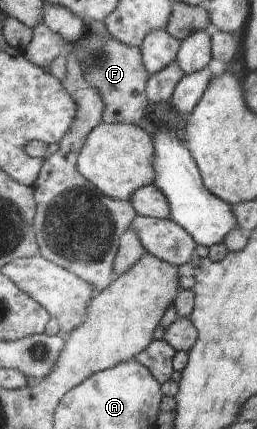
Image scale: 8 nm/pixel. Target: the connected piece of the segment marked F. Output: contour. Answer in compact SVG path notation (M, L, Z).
M86 32L79 39L66 43L65 49L75 54L85 70L85 80L101 95L104 122L136 124L141 121L150 108L145 90L150 75L144 67L139 47L121 44L112 36Z

